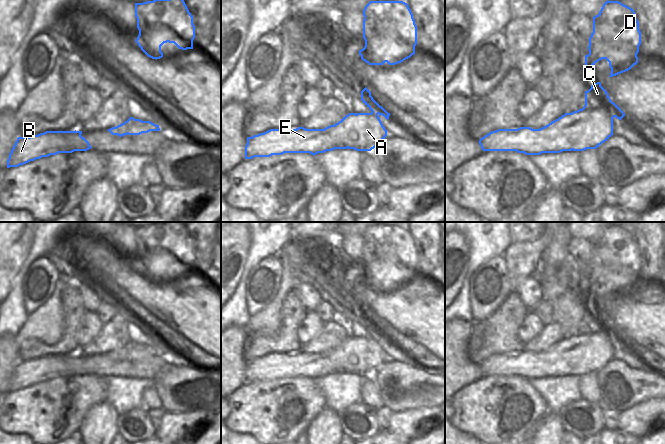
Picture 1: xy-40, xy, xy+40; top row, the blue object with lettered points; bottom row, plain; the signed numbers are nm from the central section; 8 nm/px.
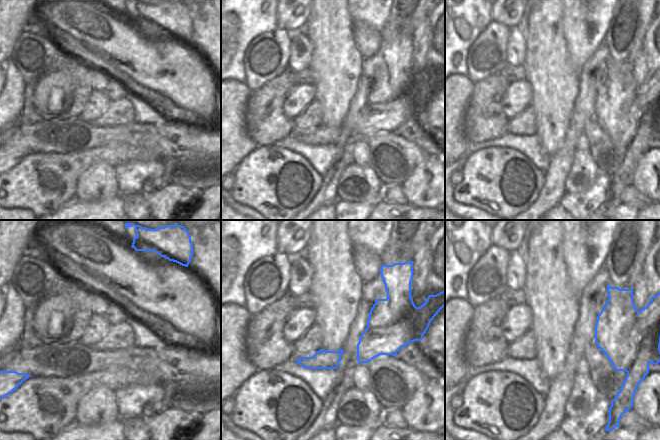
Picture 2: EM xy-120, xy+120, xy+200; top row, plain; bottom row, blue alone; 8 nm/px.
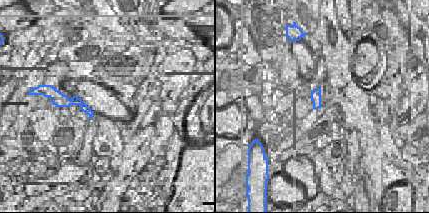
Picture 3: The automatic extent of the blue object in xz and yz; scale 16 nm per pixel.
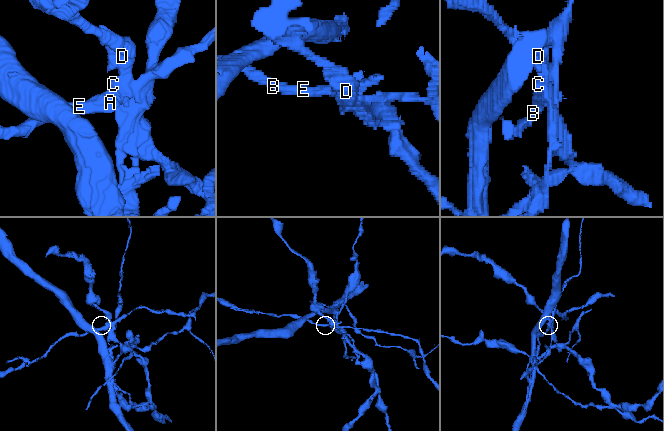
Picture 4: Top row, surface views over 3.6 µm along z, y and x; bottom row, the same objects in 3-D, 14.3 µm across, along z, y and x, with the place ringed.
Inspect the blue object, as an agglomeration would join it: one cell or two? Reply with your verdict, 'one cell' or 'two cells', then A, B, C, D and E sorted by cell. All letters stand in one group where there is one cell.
two cells; groups A C D / B E

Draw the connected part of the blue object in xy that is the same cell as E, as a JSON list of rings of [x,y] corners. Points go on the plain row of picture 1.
[[[349,337],[338,347],[324,353],[270,353],[247,361],[245,383],[270,381],[284,377],[318,377],[334,373],[347,373],[349,354],[357,345],[356,337]]]

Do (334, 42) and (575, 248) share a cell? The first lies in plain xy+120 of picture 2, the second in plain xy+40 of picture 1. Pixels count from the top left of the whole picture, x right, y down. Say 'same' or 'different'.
different

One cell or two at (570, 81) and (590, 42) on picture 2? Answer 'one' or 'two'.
two

